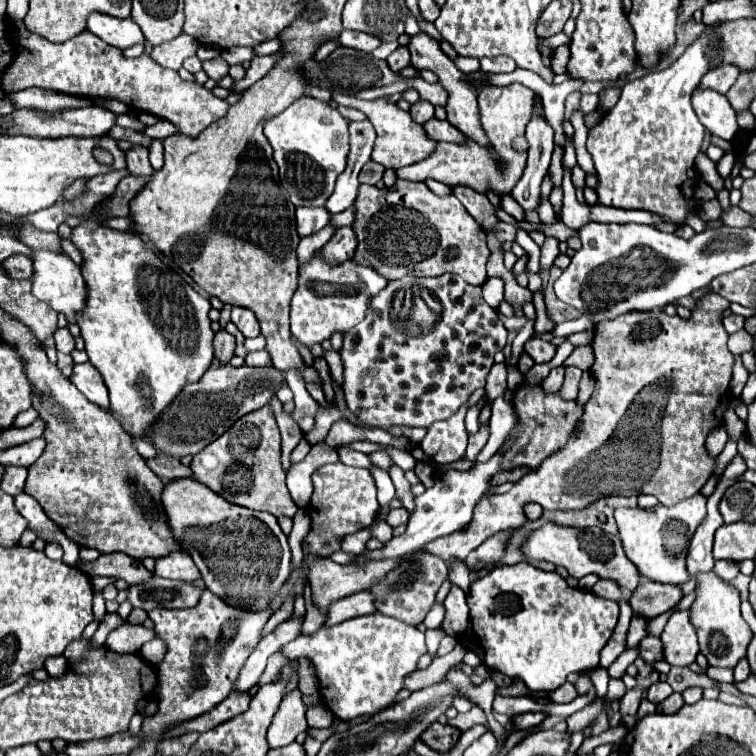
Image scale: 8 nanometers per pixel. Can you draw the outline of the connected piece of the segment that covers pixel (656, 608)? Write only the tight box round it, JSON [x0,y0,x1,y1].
[631,582,681,618]

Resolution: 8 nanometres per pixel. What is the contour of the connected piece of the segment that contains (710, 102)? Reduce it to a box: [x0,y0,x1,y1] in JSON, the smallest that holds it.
[693,88,737,140]

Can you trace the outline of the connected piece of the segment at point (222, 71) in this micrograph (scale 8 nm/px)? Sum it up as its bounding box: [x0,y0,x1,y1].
[203,56,229,80]

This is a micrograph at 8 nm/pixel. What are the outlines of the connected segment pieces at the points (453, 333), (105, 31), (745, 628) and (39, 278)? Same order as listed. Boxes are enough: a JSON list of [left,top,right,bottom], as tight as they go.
[[339,274,507,428],[87,12,145,50],[689,570,751,668],[31,250,85,322]]

